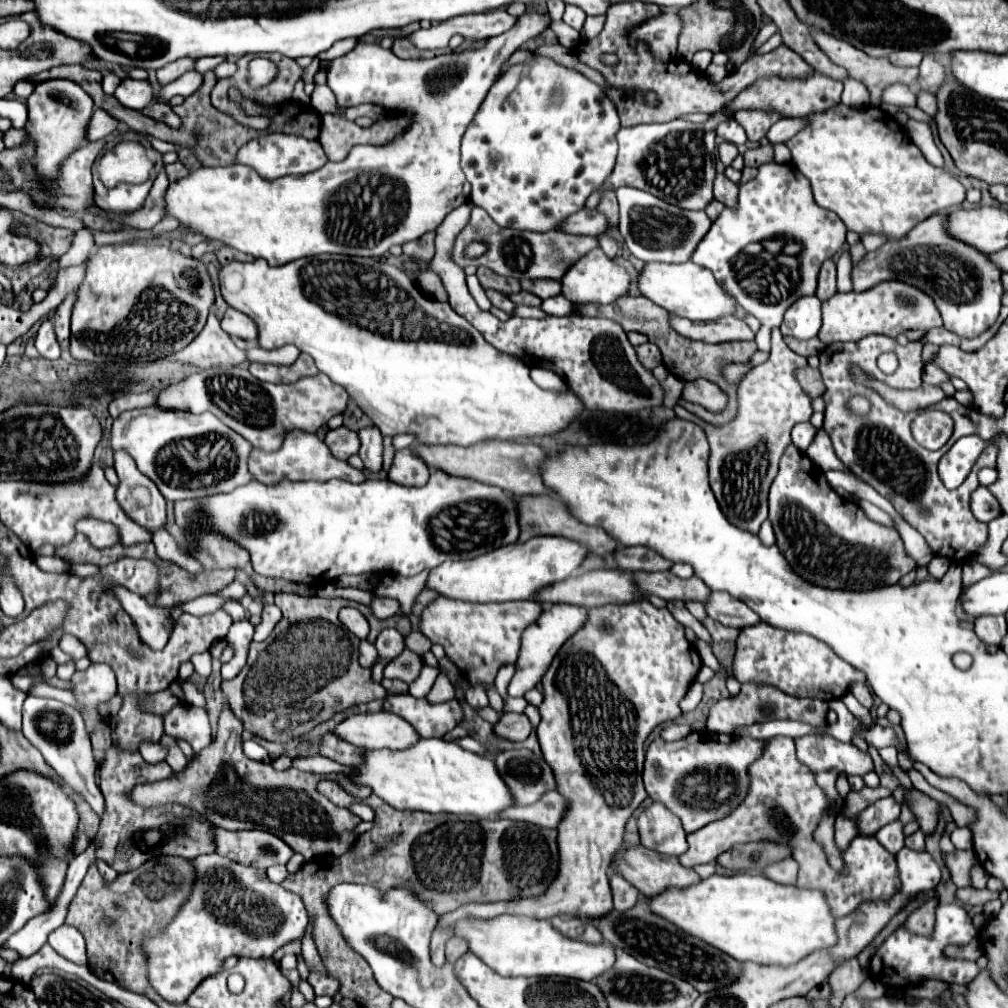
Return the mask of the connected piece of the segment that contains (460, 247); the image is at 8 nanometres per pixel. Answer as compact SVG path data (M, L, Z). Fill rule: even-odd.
M472 207L470 221L464 227L464 231L458 233L452 249L452 261L460 265L462 269L468 265L484 265L492 269L496 275L502 277L516 277L516 279L558 279L562 275L562 269L570 267L578 259L582 259L586 253L598 247L596 237L586 235L570 235L560 229L548 231L548 233L532 233L532 231L512 231L506 227L500 227L490 219L490 215L482 207ZM470 239L488 239L490 249L480 259L464 259L460 251L464 251L464 243L470 243Z

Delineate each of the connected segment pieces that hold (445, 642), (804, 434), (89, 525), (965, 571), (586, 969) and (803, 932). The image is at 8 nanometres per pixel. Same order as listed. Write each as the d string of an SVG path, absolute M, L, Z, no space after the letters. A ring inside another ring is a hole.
M438 597L422 613L422 633L440 643L446 655L458 665L460 673L472 685L494 685L496 671L502 665L516 663L520 653L520 637L524 629L542 615L538 601L506 601L506 603L470 603L450 597Z
M798 423L794 429L792 429L792 443L804 453L810 443L814 441L818 429L812 425L812 423Z
M82 519L82 523L76 525L78 533L86 533L90 543L96 549L104 549L104 547L112 547L120 543L120 531L116 525L110 523L102 523L98 519Z
M970 559L962 565L962 585L968 587L972 581L980 581L984 577L988 577L992 571L986 565L980 565L978 561Z
M500 915L496 919L464 919L456 923L456 935L466 937L470 941L470 951L476 953L488 967L492 967L496 973L504 977L548 977L548 975L560 975L560 977L572 977L582 981L594 981L604 971L614 967L616 951L608 943L590 945L584 941L570 939L556 931L556 927L544 919L524 919L516 915Z
M712 875L700 881L696 887L688 887L686 891L664 891L656 899L650 899L656 915L664 915L664 919L672 919L678 927L684 927L686 933L704 939L708 945L728 953L736 961L752 961L758 965L794 965L808 957L814 951L834 947L838 941L836 933L836 917L828 905L828 899L822 891L816 889L800 889L796 885L780 885L770 881L764 875L732 875L720 877Z

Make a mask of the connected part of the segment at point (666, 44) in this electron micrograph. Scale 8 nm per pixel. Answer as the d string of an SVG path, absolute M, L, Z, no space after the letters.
M664 11L660 19L642 23L632 31L632 45L636 41L644 39L650 47L652 53L660 59L672 59L676 57L676 47L678 47L678 35L682 29L682 19L678 11Z

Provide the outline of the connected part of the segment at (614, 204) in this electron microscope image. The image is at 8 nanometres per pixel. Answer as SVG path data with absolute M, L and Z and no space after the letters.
M610 191L610 193L604 193L602 203L598 205L598 209L608 215L609 228L617 229L619 224L619 205L616 193L612 193L612 191Z

